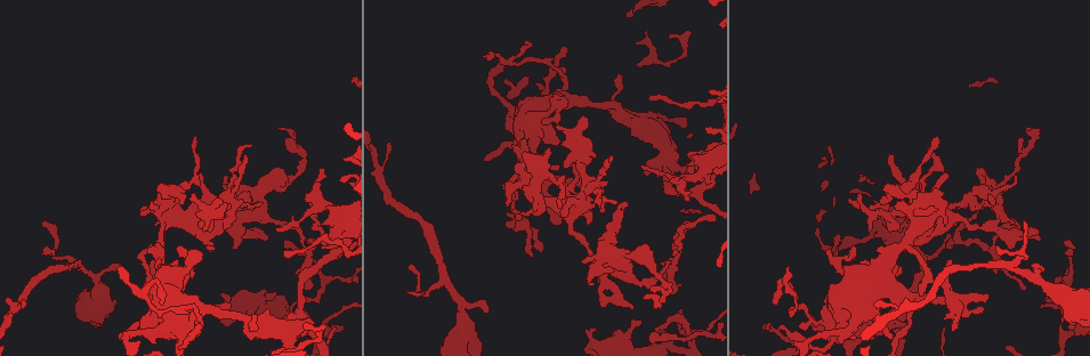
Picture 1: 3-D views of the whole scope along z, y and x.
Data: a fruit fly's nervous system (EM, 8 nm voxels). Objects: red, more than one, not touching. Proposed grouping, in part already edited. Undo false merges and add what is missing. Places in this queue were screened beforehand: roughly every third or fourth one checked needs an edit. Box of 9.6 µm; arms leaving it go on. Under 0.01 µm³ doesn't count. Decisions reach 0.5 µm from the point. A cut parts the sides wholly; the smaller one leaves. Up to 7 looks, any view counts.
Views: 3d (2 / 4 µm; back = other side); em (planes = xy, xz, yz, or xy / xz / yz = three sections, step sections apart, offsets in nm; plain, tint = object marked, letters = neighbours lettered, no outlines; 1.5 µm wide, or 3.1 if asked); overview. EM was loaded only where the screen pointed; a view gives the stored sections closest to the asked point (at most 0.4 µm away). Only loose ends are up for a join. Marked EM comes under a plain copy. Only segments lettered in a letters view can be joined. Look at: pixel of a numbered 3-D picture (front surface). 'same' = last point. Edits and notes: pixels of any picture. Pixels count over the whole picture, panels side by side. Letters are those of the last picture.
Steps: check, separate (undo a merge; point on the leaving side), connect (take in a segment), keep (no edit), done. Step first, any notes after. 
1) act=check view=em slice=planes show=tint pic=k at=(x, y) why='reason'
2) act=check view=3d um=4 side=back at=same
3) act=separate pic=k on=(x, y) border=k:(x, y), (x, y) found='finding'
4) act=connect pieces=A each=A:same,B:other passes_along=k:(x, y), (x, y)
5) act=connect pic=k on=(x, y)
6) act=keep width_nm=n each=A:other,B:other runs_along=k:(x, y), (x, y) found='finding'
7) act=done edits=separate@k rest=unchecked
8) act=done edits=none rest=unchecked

act=check view=3d um=4 side=back pic=1 at=(1043, 268) why='free end'

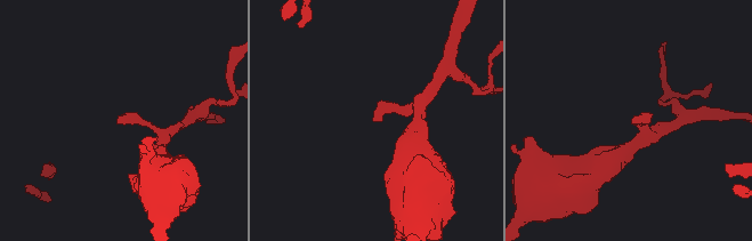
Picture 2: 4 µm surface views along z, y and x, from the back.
act=check view=em slice=planes show=letters pic=2 at=(633, 122) why='need the tissue'

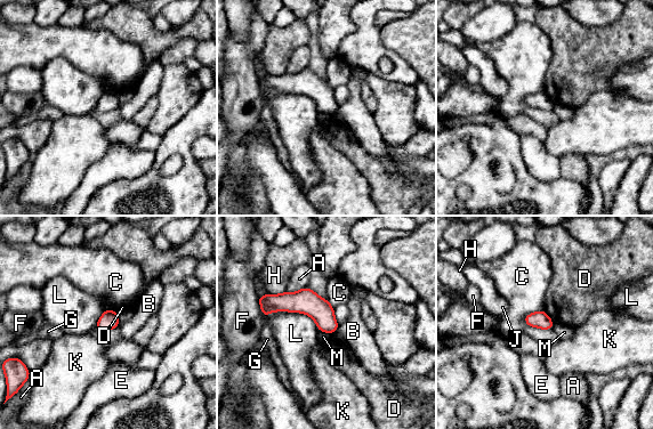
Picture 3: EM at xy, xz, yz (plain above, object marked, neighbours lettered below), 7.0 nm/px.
act=keep each=A:other,B:other,C:other,D:other,E:other,F:other,G:other,H:other,J:other,K:other,L:other,M:other border=3:(320, 331), (333, 334) found='no lettered segment goes on from it'

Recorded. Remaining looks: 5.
act=check view=em slice=planes show=letters pic=1 at=(1070, 334) why='abrupt turn'

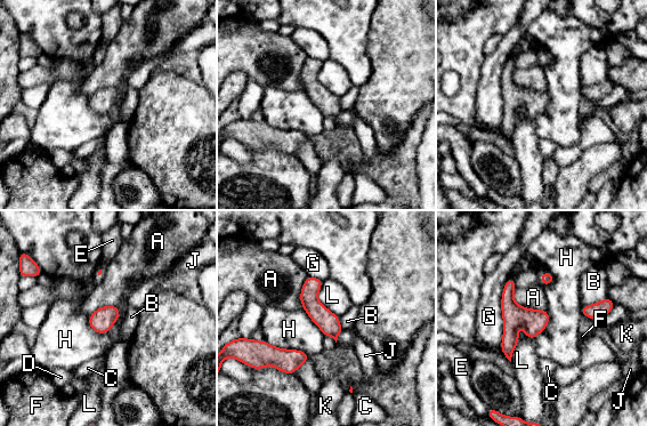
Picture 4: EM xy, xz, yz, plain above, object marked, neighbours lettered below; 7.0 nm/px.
act=keep each=A:other,B:other,C:other,D:other,E:other,F:other,G:other,H:other,J:other,K:other,L:other runs_along=4:(511, 280), (508, 289), (508, 354) found='continuous, no second neuron'

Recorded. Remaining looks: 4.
act=check view=em slice=xy step=4 show=letters pic=1 at=(650, 336) why='branch stops here'

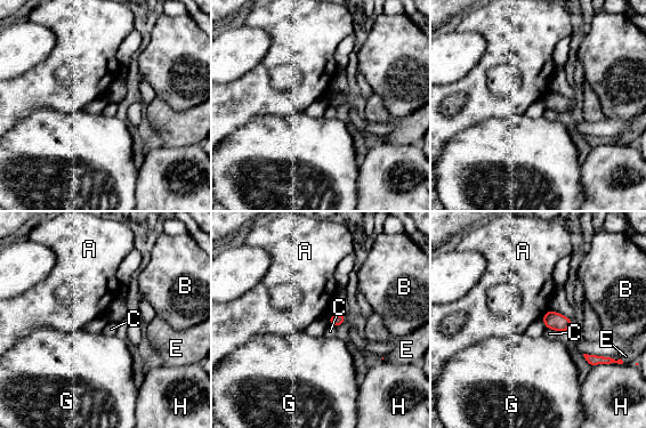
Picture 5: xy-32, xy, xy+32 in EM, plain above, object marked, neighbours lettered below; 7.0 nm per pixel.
act=keep longest_contact=H:110nm each=A:other,B:other,C:other,E:other,G:other,H:other border=5:(548, 309), (541, 316) found='none of them fits'

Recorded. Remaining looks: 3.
act=done edits=none rest=unchecked

